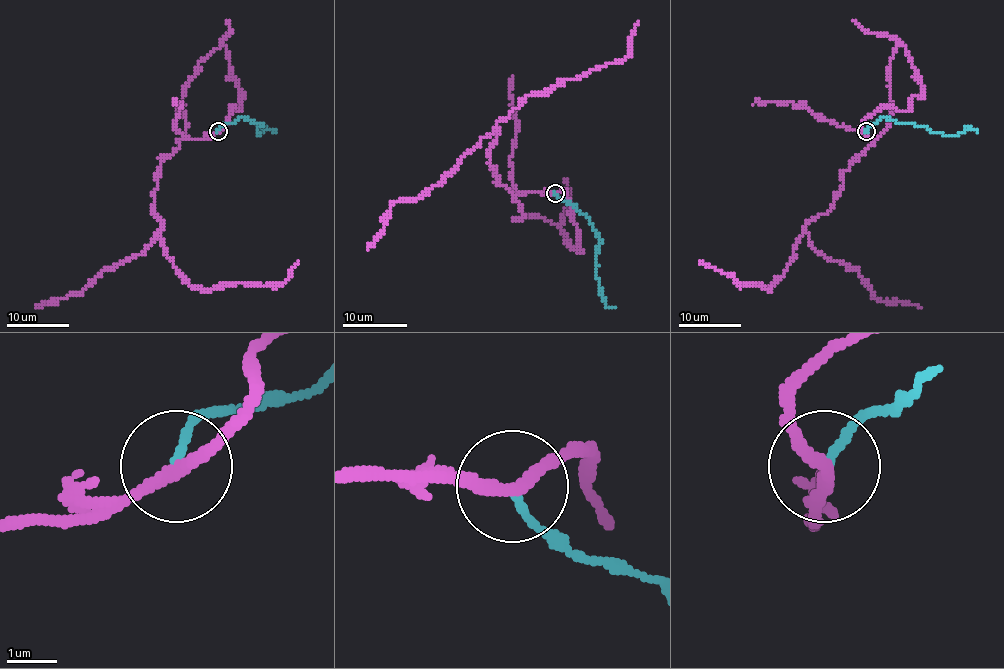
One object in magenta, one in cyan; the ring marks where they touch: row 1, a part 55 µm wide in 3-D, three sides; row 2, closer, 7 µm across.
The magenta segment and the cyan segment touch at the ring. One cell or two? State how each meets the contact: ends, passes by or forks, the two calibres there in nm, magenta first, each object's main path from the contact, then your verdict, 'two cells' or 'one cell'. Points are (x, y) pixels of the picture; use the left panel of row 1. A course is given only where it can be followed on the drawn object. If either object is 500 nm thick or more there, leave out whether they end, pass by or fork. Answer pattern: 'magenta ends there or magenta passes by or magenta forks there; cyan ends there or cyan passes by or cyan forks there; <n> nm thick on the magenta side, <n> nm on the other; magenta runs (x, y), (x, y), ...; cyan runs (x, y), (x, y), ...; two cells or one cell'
magenta passes by; cyan ends there; 260 nm thick on the magenta side, 160 nm on the other; magenta runs (217, 132), (242, 94), (222, 44), (156, 172), (164, 253), (211, 289), (281, 285), (298, 260); cyan runs (217, 132), (220, 125), (239, 118), (259, 124), (258, 135), (264, 129), (275, 132); two cells

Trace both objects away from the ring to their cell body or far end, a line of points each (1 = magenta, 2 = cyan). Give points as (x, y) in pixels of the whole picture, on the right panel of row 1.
1: (865, 132), (883, 105), (908, 110), (922, 94), (901, 44), (889, 61), (887, 127), (770, 286), (698, 260)
2: (865, 132), (883, 118), (950, 135), (972, 129), (978, 132)

